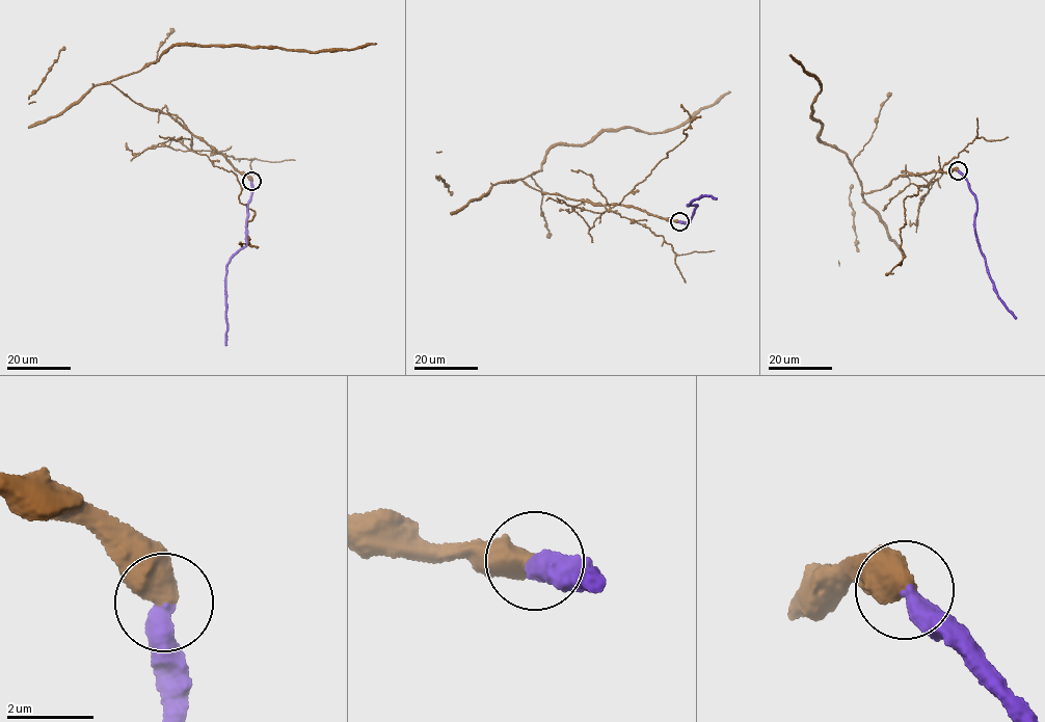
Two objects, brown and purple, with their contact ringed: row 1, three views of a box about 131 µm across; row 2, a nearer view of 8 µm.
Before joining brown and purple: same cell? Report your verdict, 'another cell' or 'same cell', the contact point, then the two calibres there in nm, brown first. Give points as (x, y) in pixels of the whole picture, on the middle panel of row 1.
another cell; place (679, 221); calibres 600 and 480 nm

